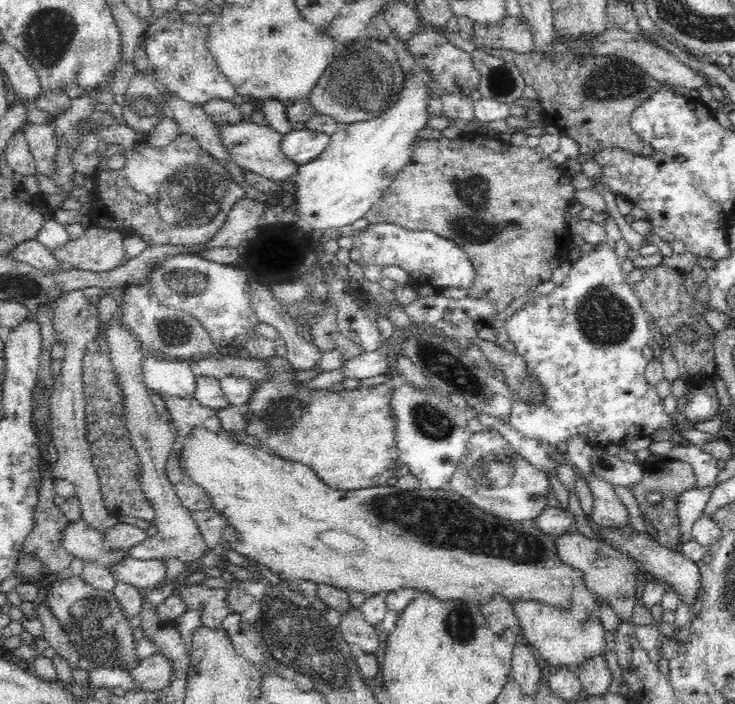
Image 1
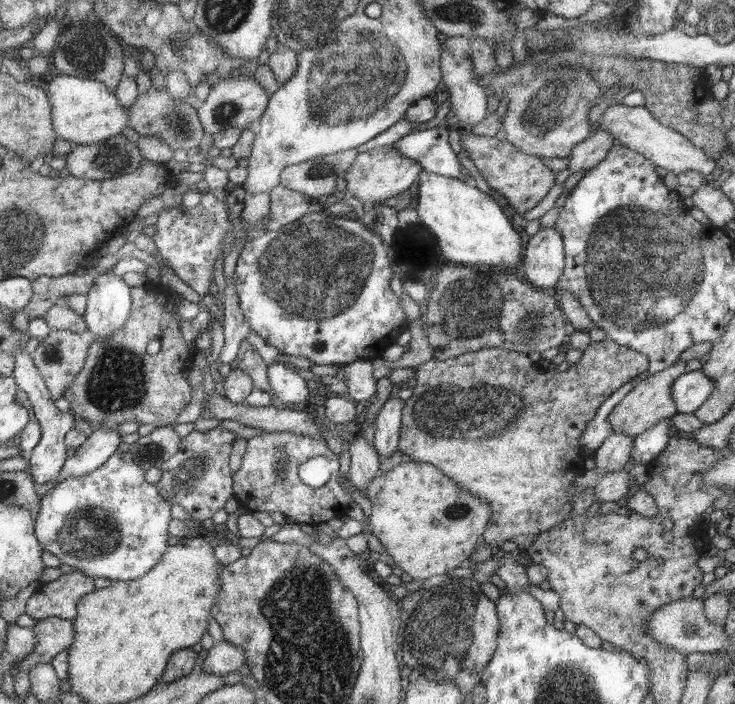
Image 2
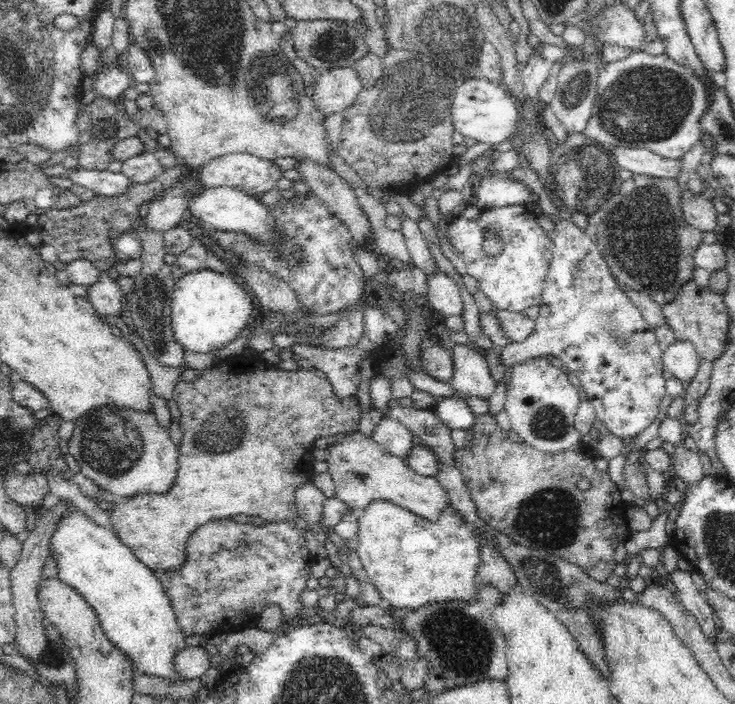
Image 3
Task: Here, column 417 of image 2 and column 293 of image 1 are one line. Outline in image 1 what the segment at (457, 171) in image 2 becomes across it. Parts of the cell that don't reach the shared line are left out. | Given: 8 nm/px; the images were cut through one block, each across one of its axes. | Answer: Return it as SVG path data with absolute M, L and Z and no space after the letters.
M307 129L291 131L283 136L283 154L296 164L307 164L328 148L330 138L324 133Z

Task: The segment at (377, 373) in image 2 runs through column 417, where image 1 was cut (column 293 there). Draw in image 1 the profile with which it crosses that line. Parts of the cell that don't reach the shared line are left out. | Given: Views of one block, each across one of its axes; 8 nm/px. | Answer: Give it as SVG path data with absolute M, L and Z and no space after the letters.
M249 281L250 306L256 317L264 324L271 324L282 336L287 346L287 354L283 356L295 370L310 370L318 367L321 361L321 350L296 331L293 318L285 311L282 304L274 298L272 292L266 290L264 284Z

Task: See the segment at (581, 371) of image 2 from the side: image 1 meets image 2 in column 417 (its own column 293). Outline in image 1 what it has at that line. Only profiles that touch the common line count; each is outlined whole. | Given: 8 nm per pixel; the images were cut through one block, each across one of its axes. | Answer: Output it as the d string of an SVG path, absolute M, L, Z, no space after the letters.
M272 356L268 360L264 361L264 364L268 365L270 369L270 378L268 380L254 381L254 392L248 400L249 410L246 412L248 417L251 417L250 423L247 423L248 434L255 436L255 439L259 441L259 447L268 450L270 453L288 459L289 461L300 462L306 466L311 466L312 470L318 475L318 478L322 479L326 485L334 487L336 490L358 490L363 488L372 488L375 486L384 486L386 481L394 476L394 471L399 467L399 450L396 446L395 432L397 429L396 414L392 413L392 387L388 384L380 383L373 387L359 387L353 390L342 389L341 391L333 391L333 389L319 389L309 390L302 386L303 382L295 382L295 368L281 356Z

